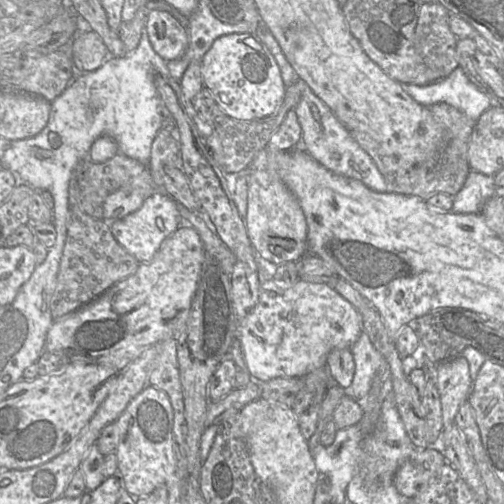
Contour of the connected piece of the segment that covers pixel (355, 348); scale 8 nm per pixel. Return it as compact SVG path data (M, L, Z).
M365 332L361 333L351 347L351 352L355 363L355 371L351 385L344 391L346 395L351 396L354 400L360 400L367 396L373 378L385 359L375 349Z

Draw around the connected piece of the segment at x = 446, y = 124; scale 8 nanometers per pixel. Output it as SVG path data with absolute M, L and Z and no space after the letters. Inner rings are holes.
M446 103L431 105L429 109L445 130L442 146L430 158L409 168L399 165L398 158L388 145L381 145L365 132L350 130L351 136L371 157L386 180L387 192L416 196L426 200L439 193L454 196L462 189L471 170L468 163L468 144L476 121Z

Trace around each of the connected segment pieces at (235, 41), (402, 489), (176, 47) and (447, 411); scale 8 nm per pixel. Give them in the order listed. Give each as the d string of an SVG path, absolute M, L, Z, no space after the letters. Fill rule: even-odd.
M232 33L217 38L203 56L200 64L204 87L212 93L216 105L229 118L242 121L264 118L271 115L283 101L287 87L282 80L275 58L257 33Z
M437 446L416 448L396 470L393 484L401 495L413 498L428 485L445 463L447 460Z
M150 10L145 29L154 51L165 61L178 59L185 53L188 31L169 11Z
M458 356L436 366L436 384L442 408L443 429L454 423L455 416L462 403L468 400L473 380L469 363Z

